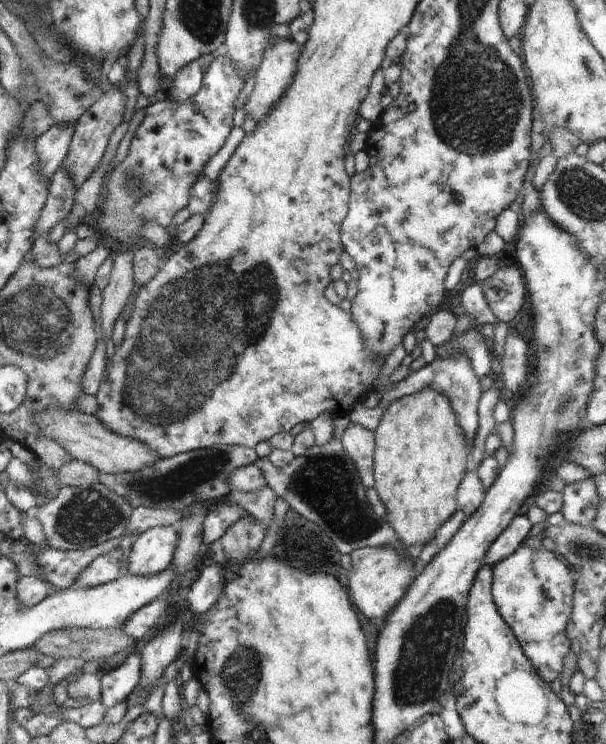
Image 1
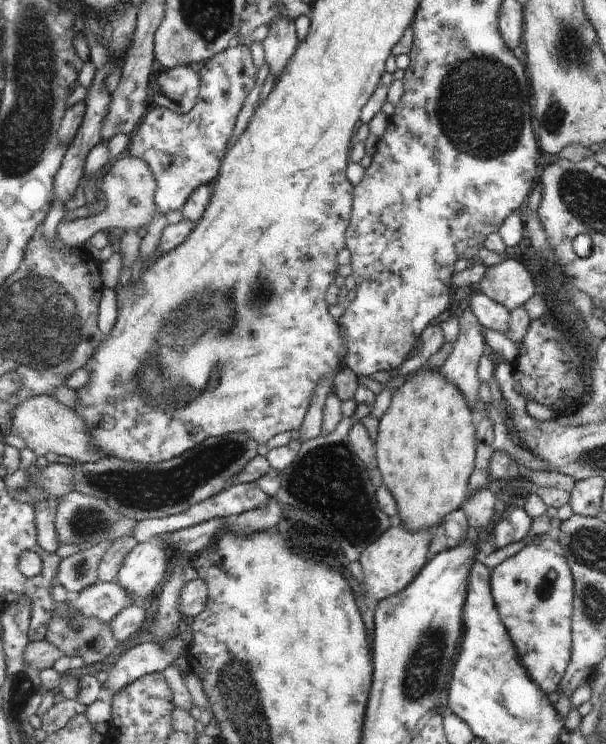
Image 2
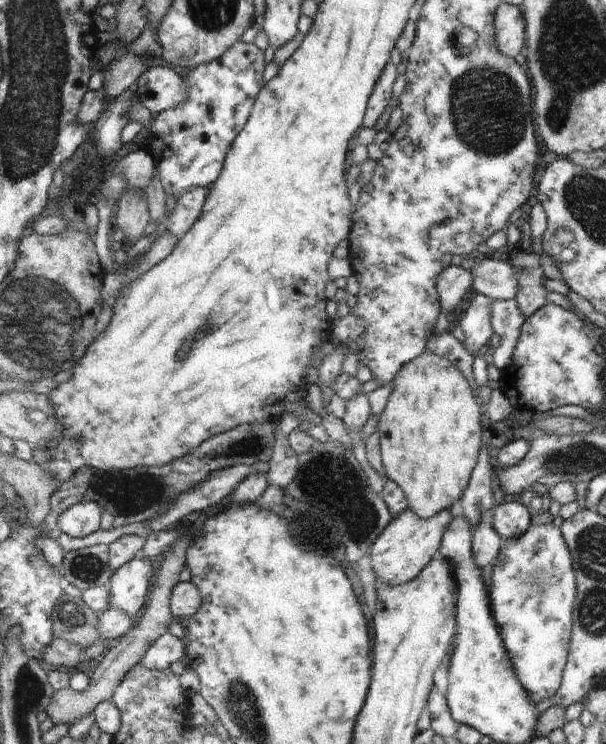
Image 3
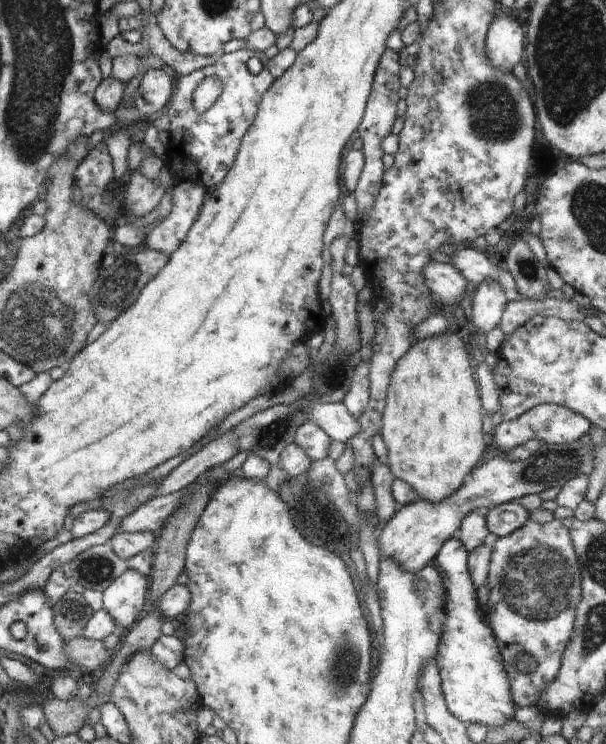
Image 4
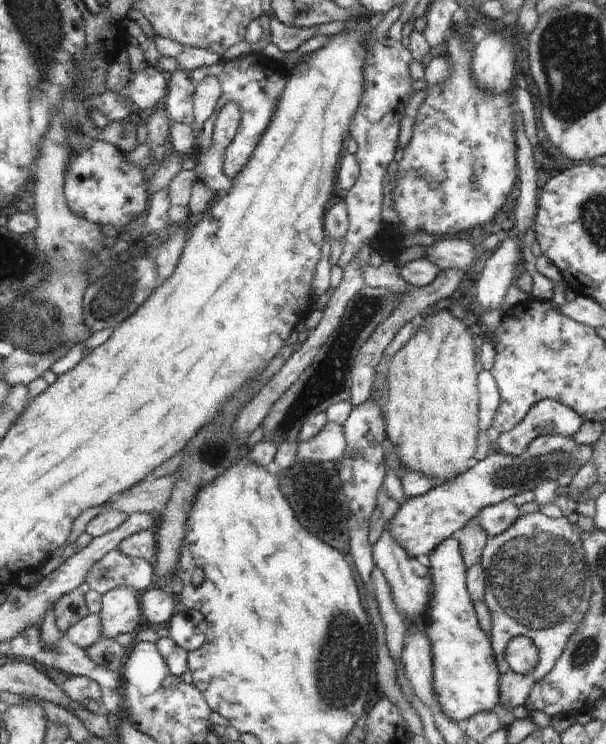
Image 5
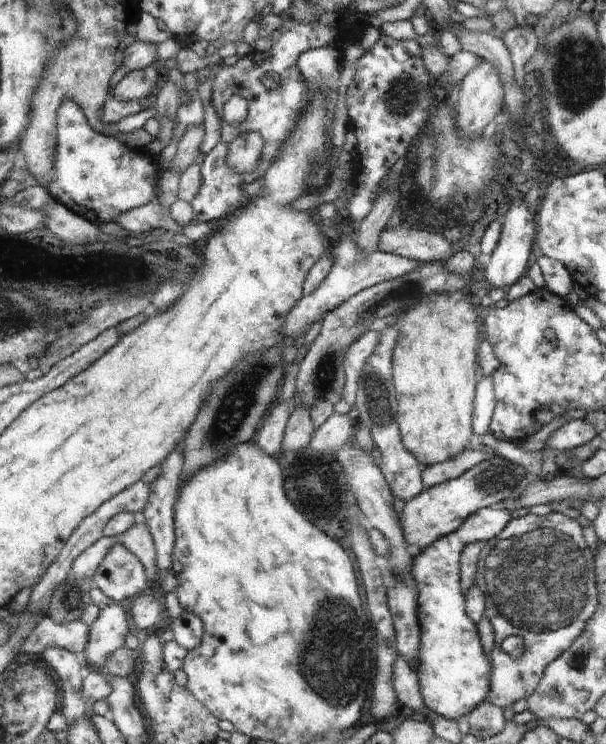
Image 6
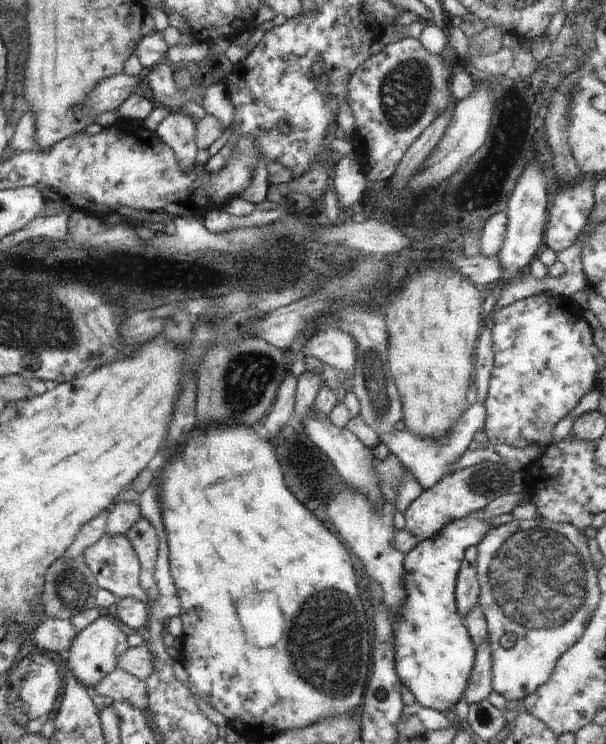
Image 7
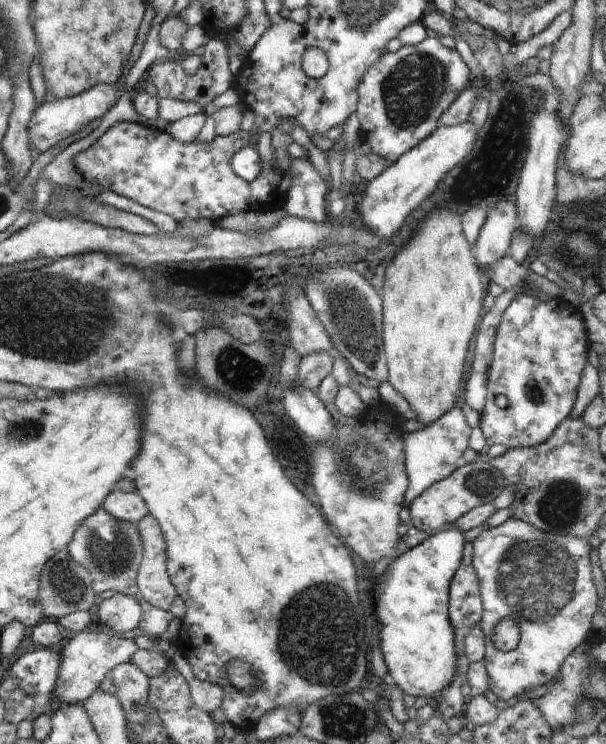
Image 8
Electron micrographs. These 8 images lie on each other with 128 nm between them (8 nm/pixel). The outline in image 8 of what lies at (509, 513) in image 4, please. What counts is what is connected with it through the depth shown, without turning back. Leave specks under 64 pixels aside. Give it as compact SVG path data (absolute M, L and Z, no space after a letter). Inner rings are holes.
M450 528L438 531L415 547L410 547L393 561L390 561L384 573L371 578L368 586L367 606L376 608L380 648L388 668L389 679L404 694L413 697L426 696L431 702L438 698L439 692L455 677L457 656L454 646L454 631L449 616L449 586L461 565L463 548L466 544L461 530Z

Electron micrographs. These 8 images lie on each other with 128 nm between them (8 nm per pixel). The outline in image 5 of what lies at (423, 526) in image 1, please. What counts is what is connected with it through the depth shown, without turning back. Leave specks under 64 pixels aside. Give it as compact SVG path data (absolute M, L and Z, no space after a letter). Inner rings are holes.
M441 310L428 314L424 318L418 318L416 321L416 330L414 334L408 339L406 344L403 344L398 351L396 351L392 358L389 360L387 367L389 368L387 379L389 380L389 402L387 404L387 412L385 414L385 436L396 447L399 459L404 468L408 471L416 471L425 474L432 478L443 478L446 480L452 480L454 476L458 476L460 473L468 470L468 460L474 457L476 452L476 444L478 443L479 433L482 431L479 428L479 394L477 389L477 376L478 373L474 366L478 360L478 345L480 342L481 334L479 330L469 327L464 319L460 319L449 310Z

